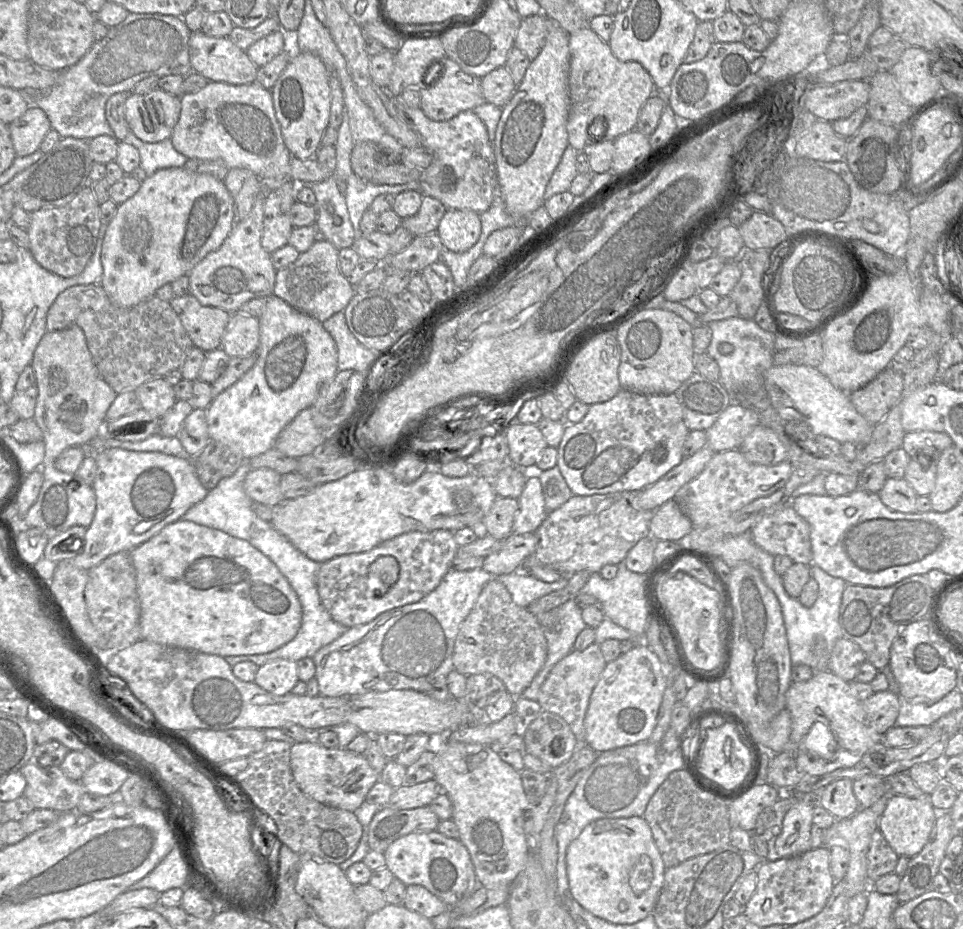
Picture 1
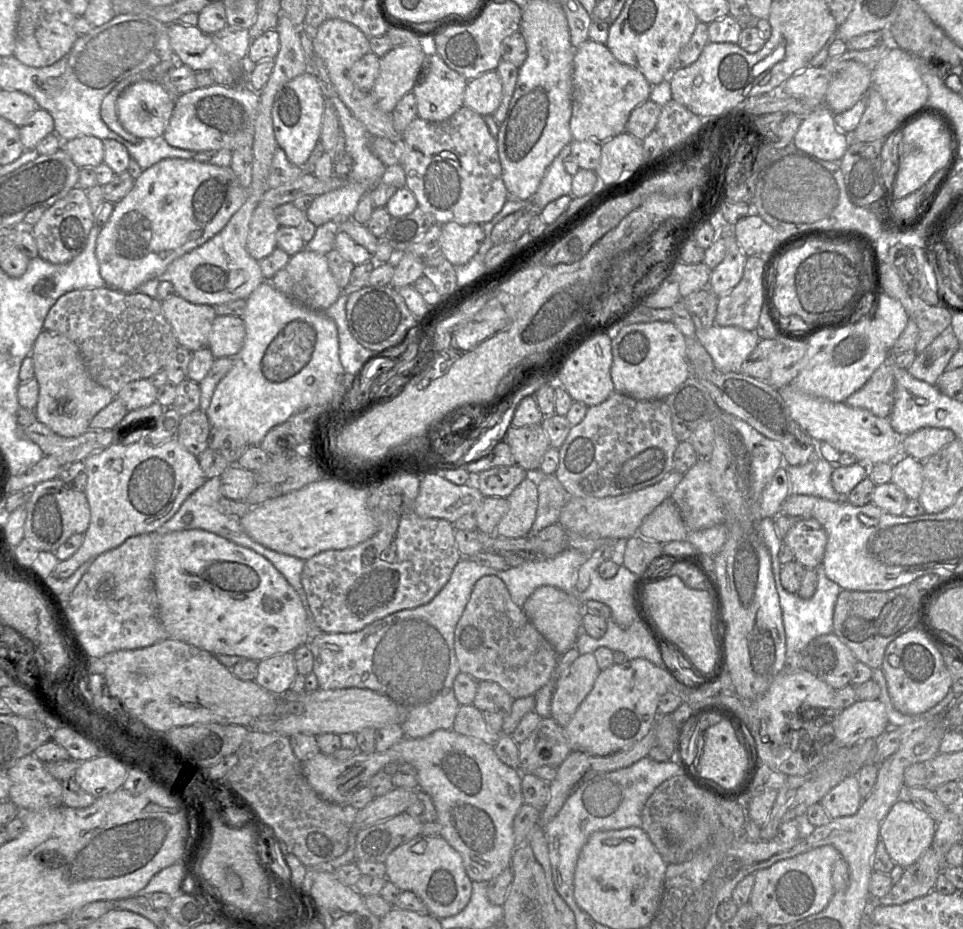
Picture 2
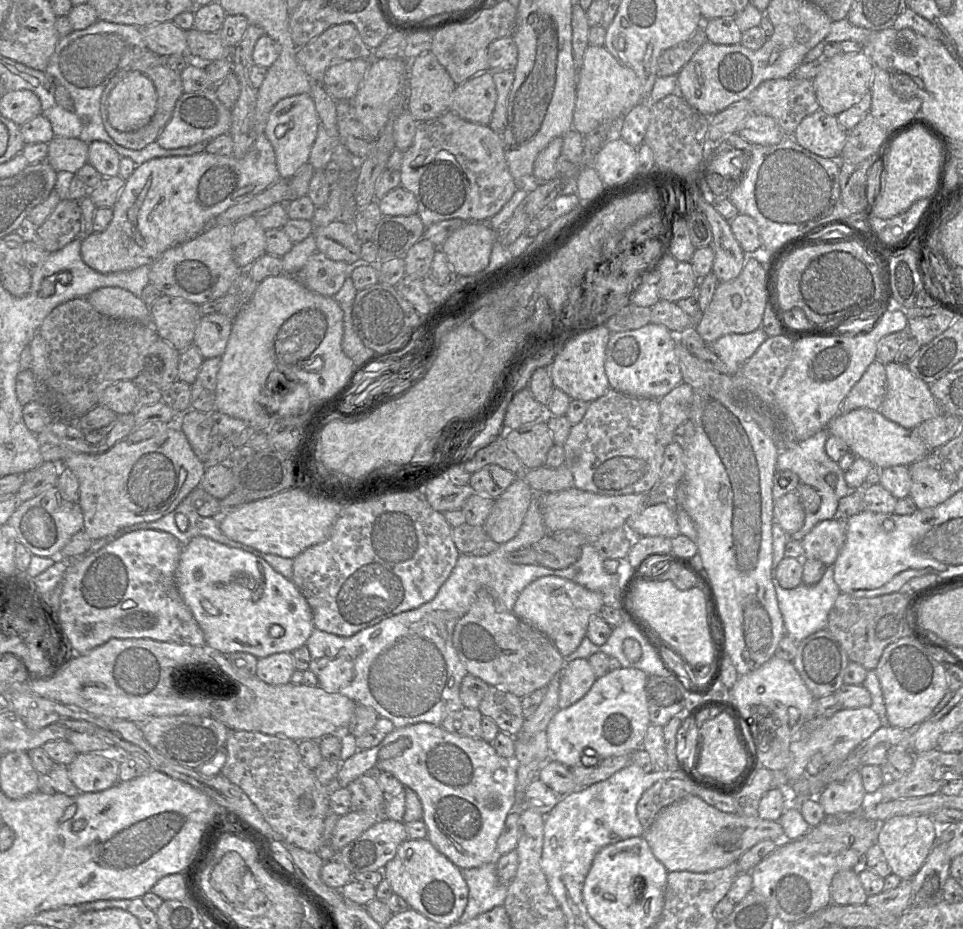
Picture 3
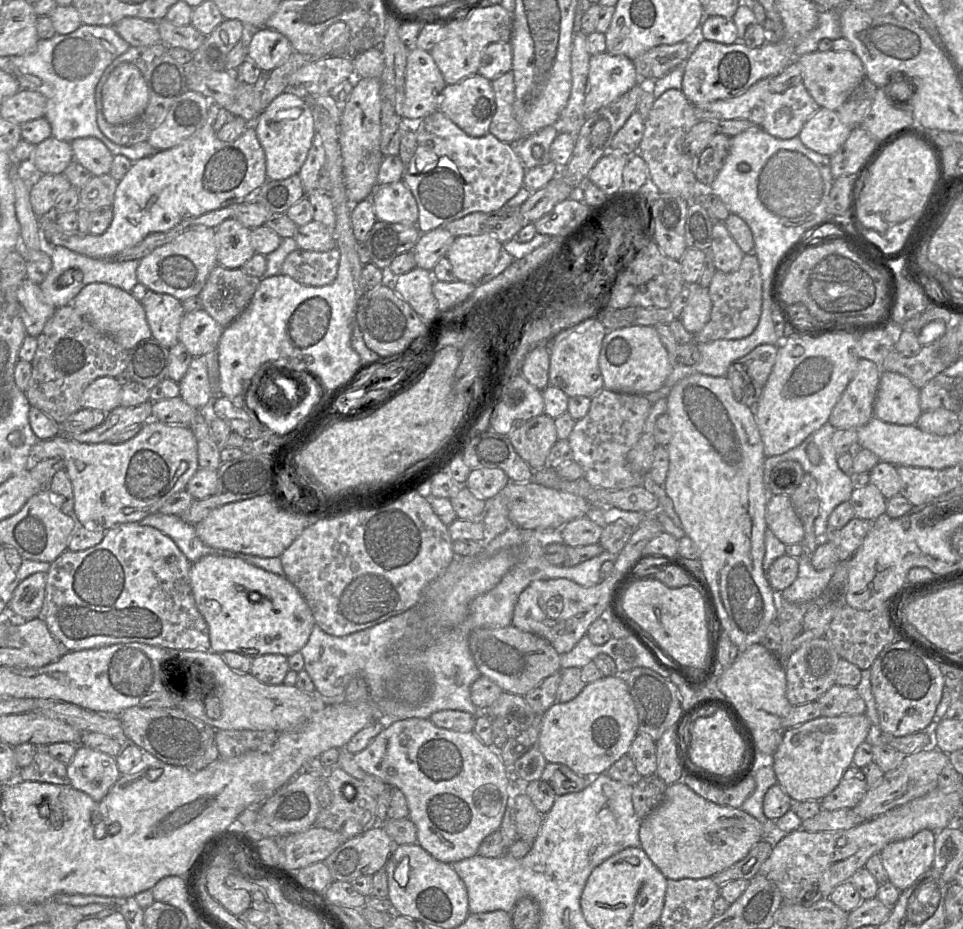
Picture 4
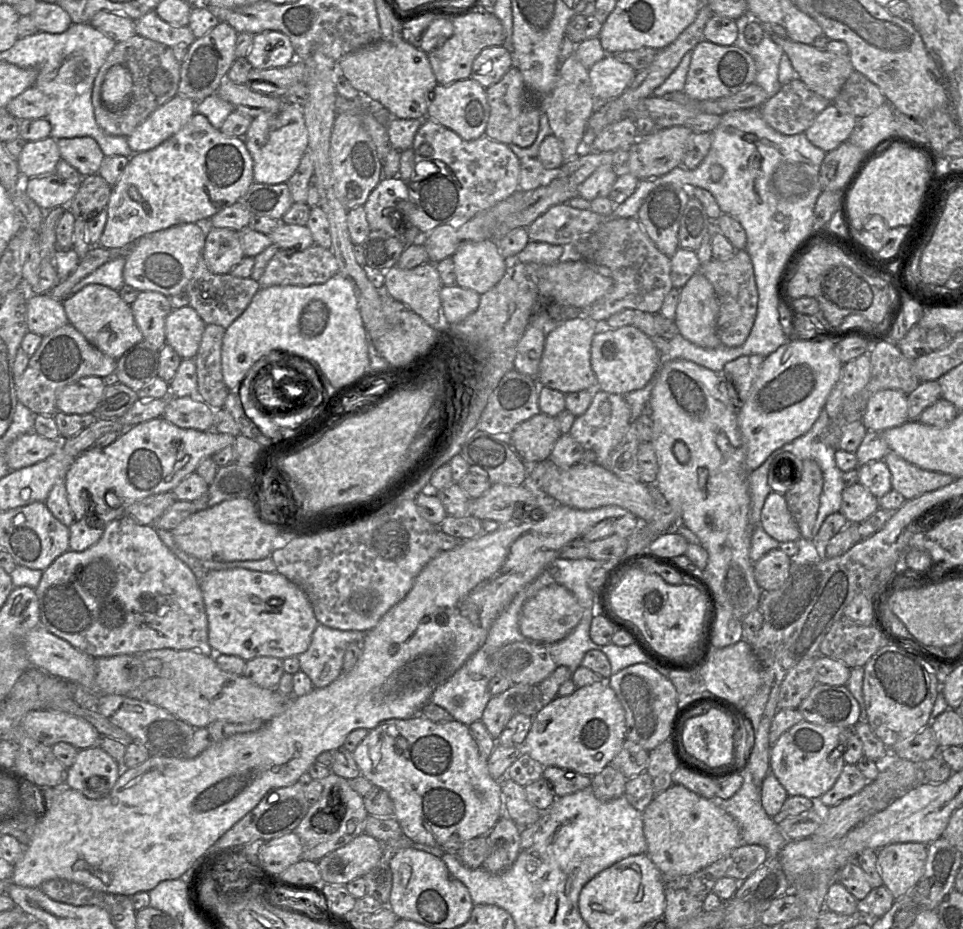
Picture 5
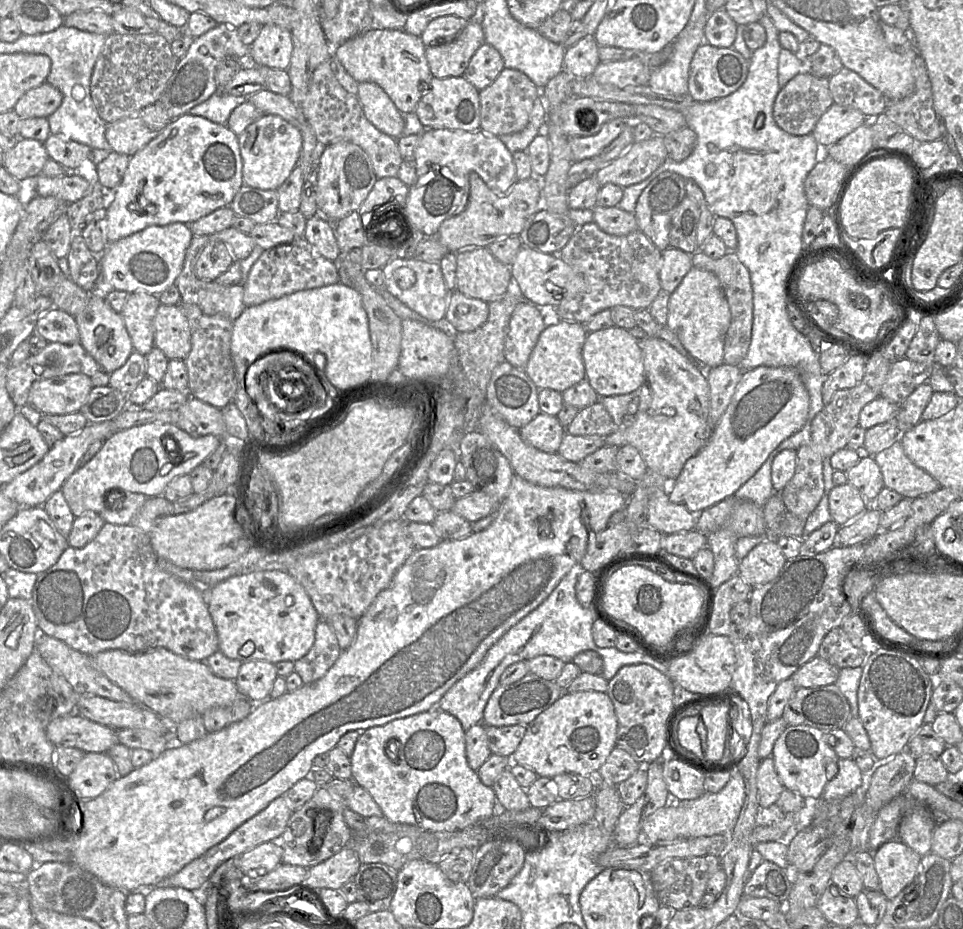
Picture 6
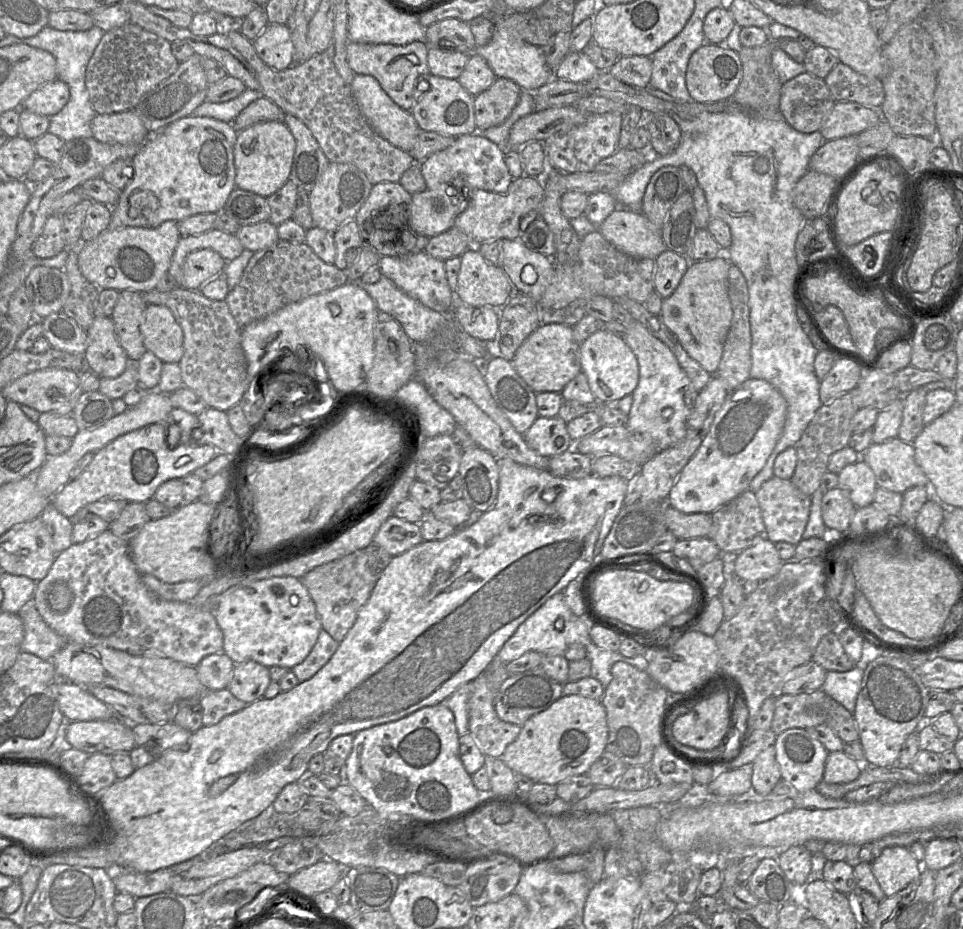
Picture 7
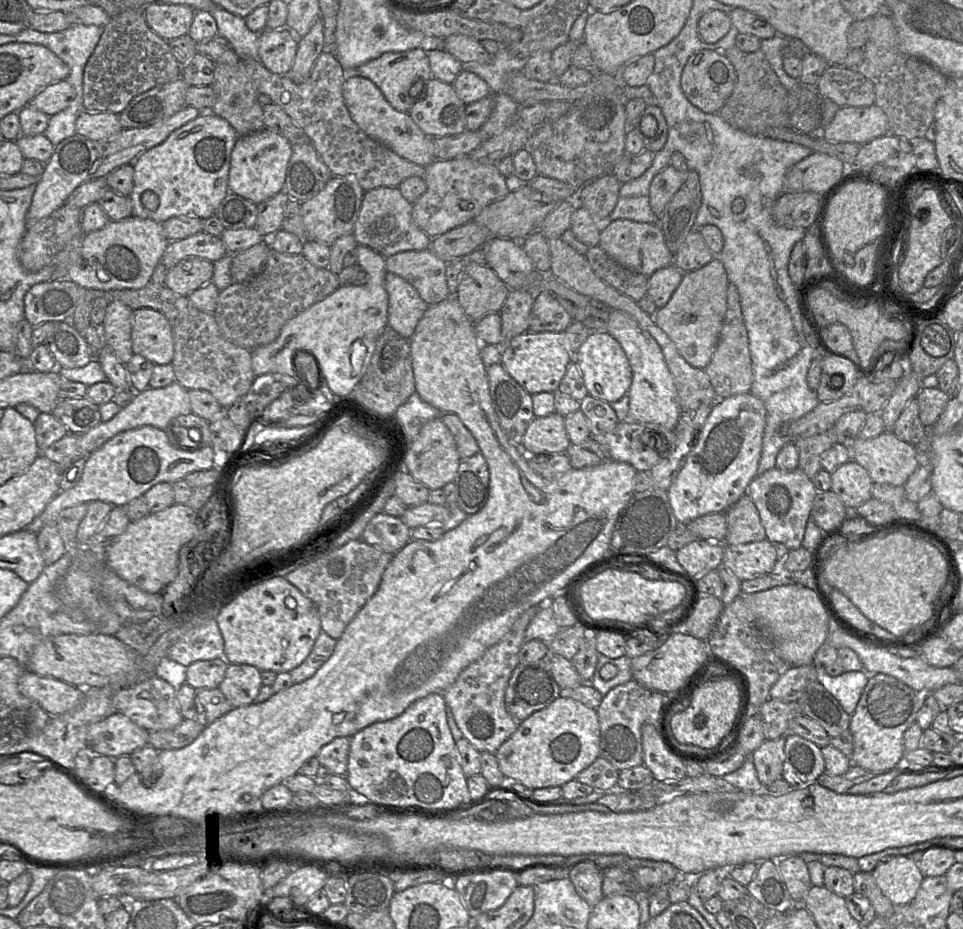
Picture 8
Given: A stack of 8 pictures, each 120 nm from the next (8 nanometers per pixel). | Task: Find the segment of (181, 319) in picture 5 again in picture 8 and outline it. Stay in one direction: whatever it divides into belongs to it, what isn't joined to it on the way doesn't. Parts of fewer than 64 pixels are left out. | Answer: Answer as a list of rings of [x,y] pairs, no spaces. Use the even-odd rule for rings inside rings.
[[[151,308],[133,310],[132,350],[154,365],[171,364],[174,355],[172,330],[167,318]]]

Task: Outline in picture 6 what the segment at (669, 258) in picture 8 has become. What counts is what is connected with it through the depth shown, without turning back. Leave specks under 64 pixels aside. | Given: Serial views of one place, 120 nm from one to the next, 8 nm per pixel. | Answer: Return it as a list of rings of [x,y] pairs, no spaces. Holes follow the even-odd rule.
[[[595,206],[592,210],[594,222],[607,234],[624,236],[638,230],[635,214],[624,211],[618,206]]]

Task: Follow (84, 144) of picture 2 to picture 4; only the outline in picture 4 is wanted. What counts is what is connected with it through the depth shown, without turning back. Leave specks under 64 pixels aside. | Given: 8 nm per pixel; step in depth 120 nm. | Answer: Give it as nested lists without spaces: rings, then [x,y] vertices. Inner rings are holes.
[[[50,136],[35,146],[29,160],[42,174],[62,174],[73,161],[71,144]]]

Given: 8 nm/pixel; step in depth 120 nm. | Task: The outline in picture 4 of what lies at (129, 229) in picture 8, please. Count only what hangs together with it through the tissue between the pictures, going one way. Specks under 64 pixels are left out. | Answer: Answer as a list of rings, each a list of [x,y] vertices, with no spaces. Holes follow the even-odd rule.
[[[202,228],[185,232],[171,242],[154,249],[139,260],[138,283],[150,291],[173,296],[180,302],[197,297],[211,270],[218,265],[215,228]]]

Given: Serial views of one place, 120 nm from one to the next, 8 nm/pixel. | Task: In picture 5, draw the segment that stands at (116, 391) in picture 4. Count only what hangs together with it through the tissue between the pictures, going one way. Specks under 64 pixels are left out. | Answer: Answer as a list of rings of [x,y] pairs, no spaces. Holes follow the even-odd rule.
[[[83,377],[58,393],[57,409],[65,414],[92,413],[100,402],[105,387],[101,377]]]

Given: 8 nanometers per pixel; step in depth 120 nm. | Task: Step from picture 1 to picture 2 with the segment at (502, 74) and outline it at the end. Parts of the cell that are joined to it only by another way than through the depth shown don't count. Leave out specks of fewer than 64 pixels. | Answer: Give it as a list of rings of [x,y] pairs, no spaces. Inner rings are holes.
[[[496,70],[469,80],[464,92],[463,106],[481,116],[492,115],[502,99],[502,81]]]

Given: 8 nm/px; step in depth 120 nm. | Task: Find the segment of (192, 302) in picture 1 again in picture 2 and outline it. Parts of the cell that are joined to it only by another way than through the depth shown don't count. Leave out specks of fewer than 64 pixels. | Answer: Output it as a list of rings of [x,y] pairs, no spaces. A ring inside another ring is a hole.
[[[173,295],[161,302],[161,308],[180,347],[190,352],[207,348],[212,323],[216,318],[212,306],[192,304]]]

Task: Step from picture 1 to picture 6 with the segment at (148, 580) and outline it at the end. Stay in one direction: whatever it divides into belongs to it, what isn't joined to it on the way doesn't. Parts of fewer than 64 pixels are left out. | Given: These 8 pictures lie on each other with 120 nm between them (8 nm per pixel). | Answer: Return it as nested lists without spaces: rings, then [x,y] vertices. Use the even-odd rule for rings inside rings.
[[[259,571],[230,577],[209,590],[207,607],[217,633],[218,650],[241,663],[260,660],[276,664],[301,659],[314,644],[315,628],[320,620],[303,586],[286,571]]]

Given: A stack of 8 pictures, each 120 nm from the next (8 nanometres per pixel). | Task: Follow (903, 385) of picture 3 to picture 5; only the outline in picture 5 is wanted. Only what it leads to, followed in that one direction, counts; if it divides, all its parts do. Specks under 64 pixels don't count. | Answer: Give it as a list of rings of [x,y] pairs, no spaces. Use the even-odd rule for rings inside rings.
[[[880,390],[868,400],[862,423],[868,431],[883,432],[909,421],[908,394],[899,390]]]

